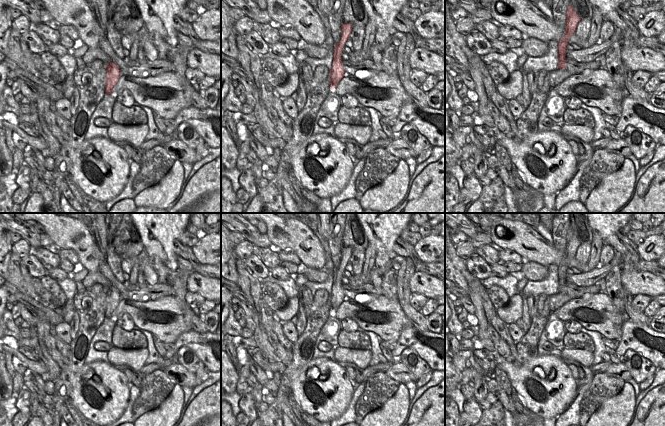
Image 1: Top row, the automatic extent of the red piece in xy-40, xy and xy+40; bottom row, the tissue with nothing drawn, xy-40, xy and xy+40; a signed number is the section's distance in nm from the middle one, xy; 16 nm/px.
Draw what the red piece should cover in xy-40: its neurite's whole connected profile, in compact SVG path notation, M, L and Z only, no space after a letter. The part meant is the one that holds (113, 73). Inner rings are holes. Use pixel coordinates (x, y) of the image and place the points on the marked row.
M110 62L106 65L107 75L106 75L106 94L112 94L114 86L117 84L119 77L121 76L119 67L114 62Z

